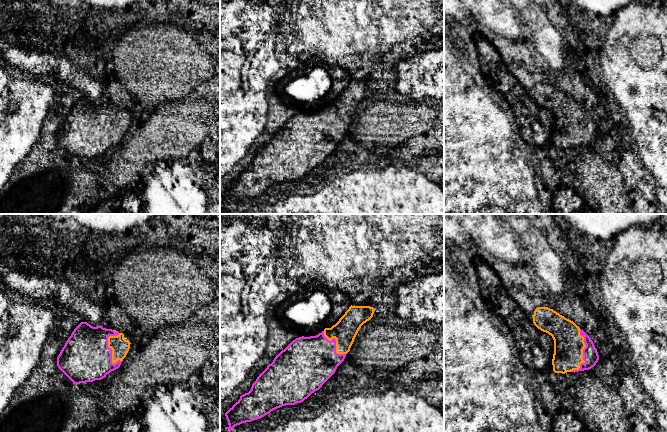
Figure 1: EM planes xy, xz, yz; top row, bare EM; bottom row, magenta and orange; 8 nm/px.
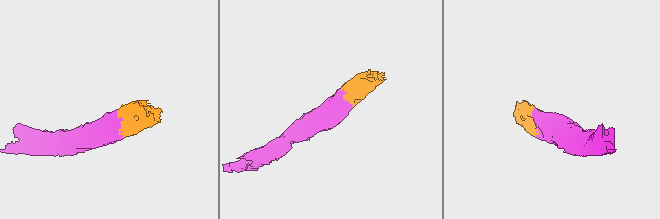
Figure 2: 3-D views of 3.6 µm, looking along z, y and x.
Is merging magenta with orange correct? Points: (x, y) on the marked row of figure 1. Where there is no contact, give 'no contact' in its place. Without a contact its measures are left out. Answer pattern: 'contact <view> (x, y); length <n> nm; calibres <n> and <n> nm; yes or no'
contact xy (107, 343); length 280 nm; calibres 400 and 140 nm; yes

